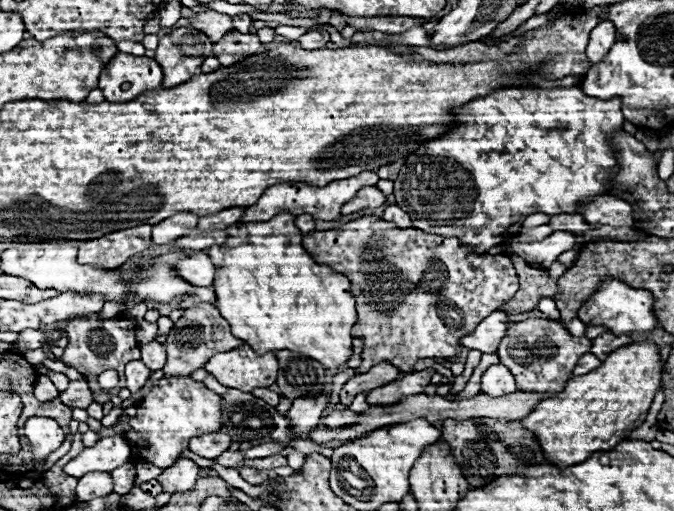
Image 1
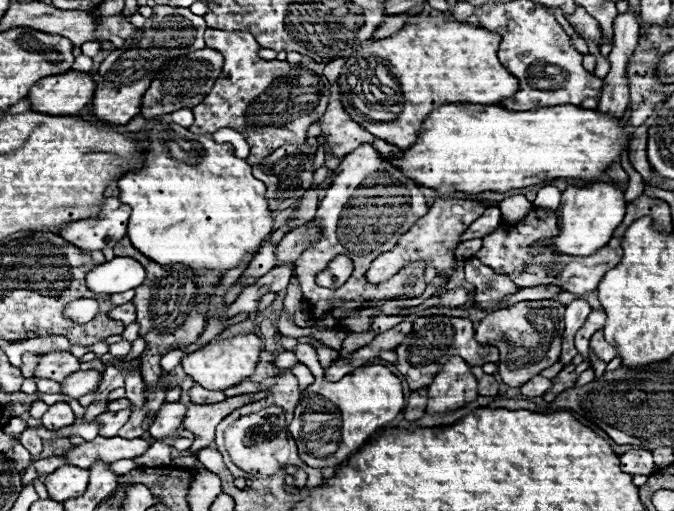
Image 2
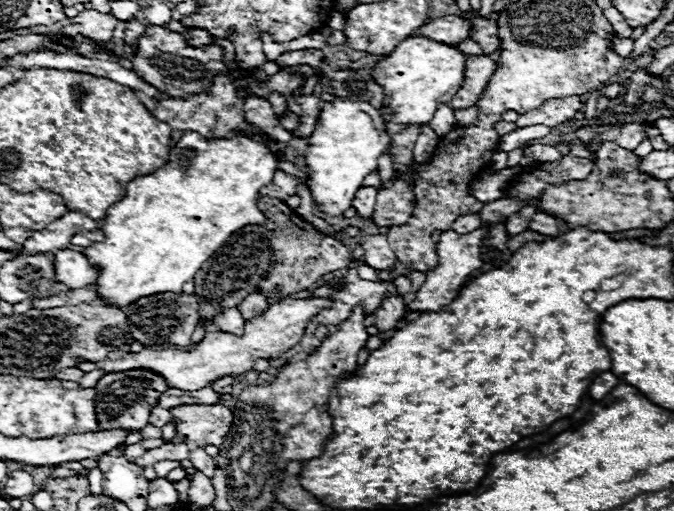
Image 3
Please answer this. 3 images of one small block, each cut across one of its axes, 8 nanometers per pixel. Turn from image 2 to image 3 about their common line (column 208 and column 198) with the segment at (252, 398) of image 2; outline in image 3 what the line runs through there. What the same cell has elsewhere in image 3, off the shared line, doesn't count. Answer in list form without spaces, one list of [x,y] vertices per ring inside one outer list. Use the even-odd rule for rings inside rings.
[[[192,404],[170,408],[176,432],[198,446],[220,446],[232,424],[232,412],[222,404]]]

